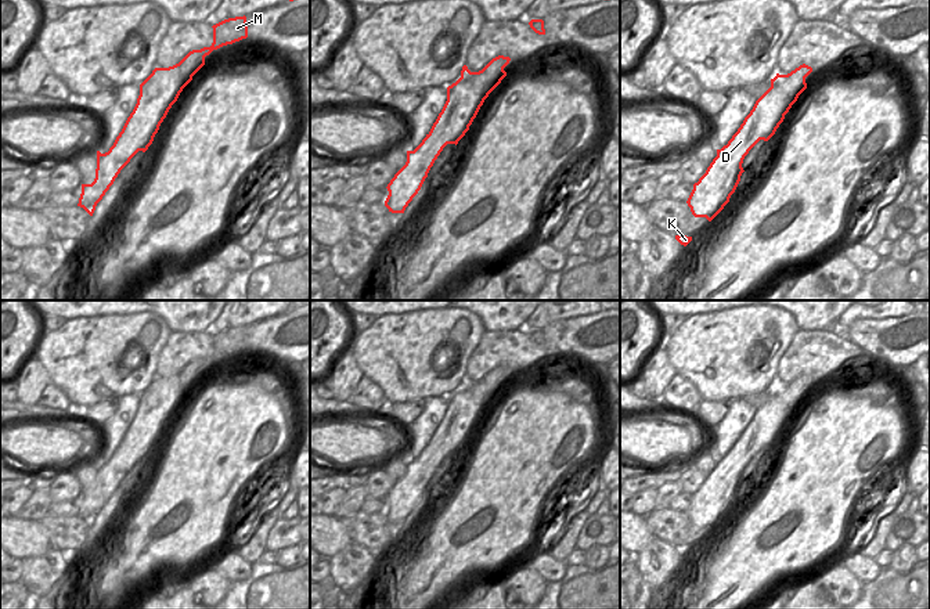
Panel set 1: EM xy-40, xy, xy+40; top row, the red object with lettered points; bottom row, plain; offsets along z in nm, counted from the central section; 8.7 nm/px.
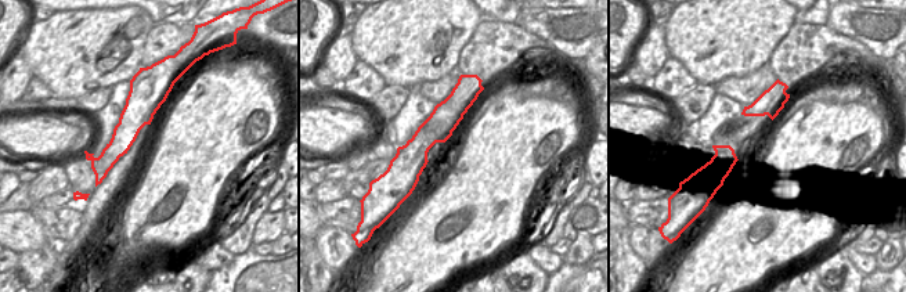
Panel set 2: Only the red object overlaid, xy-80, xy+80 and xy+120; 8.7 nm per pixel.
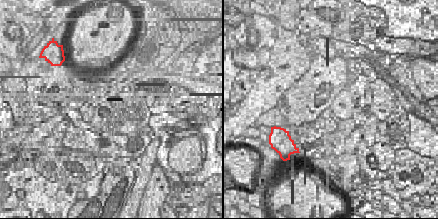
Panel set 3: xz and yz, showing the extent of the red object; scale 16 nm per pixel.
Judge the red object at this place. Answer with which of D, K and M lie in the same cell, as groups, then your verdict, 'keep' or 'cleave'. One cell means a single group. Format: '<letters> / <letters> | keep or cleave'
D K / M | cleave

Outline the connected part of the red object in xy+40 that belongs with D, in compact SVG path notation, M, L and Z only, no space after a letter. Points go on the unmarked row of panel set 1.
M771 389L771 397L756 411L738 442L727 455L717 460L706 483L693 494L686 511L695 527L711 531L729 512L740 486L745 466L760 451L768 451L783 432L789 418L778 392Z

